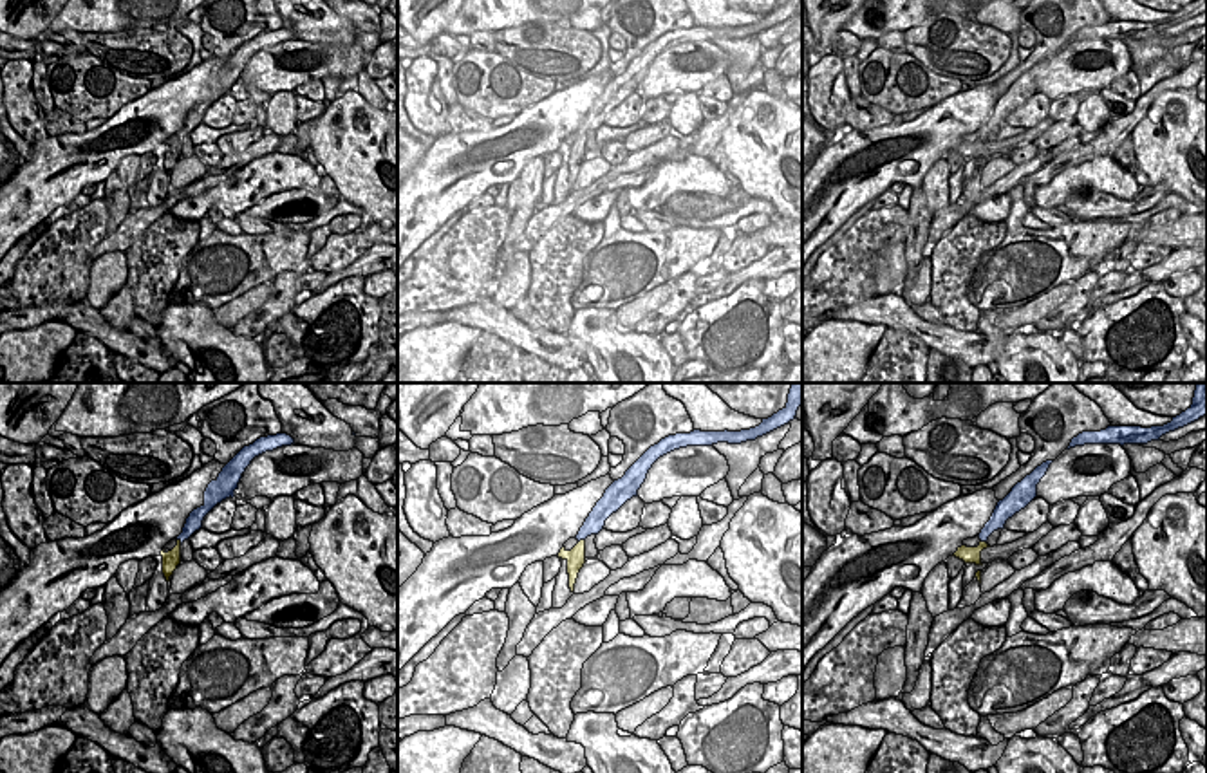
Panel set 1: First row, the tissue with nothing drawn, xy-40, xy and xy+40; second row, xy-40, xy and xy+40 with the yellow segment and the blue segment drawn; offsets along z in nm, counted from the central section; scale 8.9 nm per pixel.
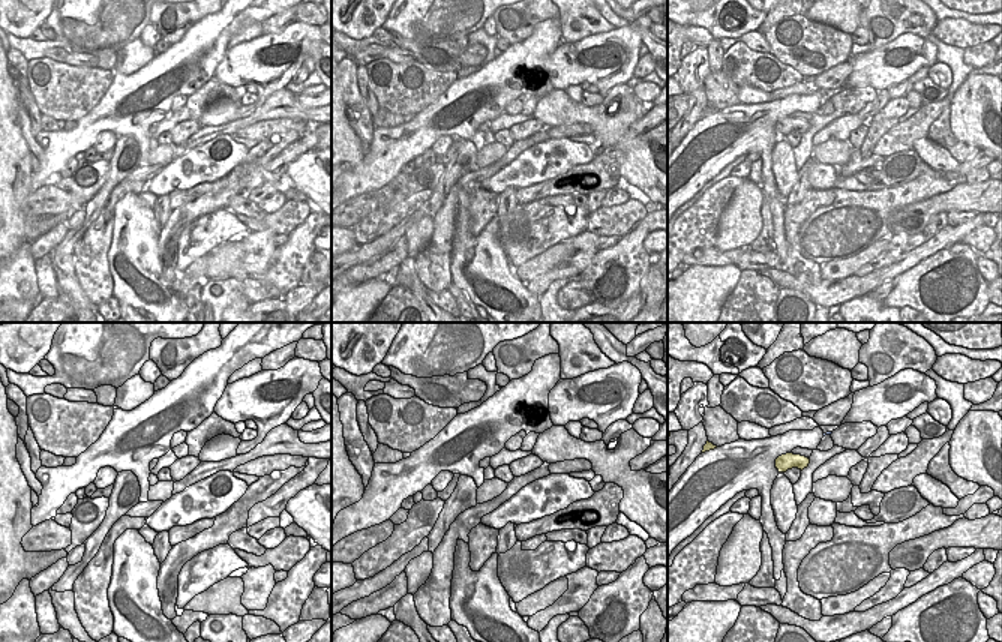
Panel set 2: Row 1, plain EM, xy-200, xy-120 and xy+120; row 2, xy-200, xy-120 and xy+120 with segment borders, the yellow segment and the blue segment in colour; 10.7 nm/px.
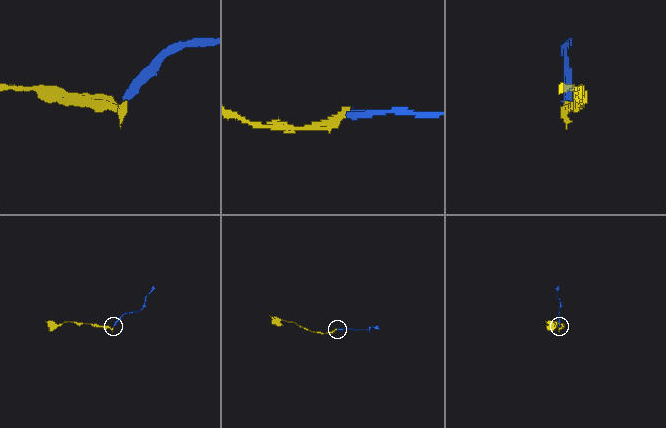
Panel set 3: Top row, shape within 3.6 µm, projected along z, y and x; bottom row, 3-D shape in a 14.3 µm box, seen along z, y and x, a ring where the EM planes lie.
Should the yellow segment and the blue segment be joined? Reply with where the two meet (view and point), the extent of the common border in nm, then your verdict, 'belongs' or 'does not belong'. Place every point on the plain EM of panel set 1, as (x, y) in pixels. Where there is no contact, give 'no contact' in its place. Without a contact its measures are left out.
xy-40 (179, 138) | 70 nm | does not belong

